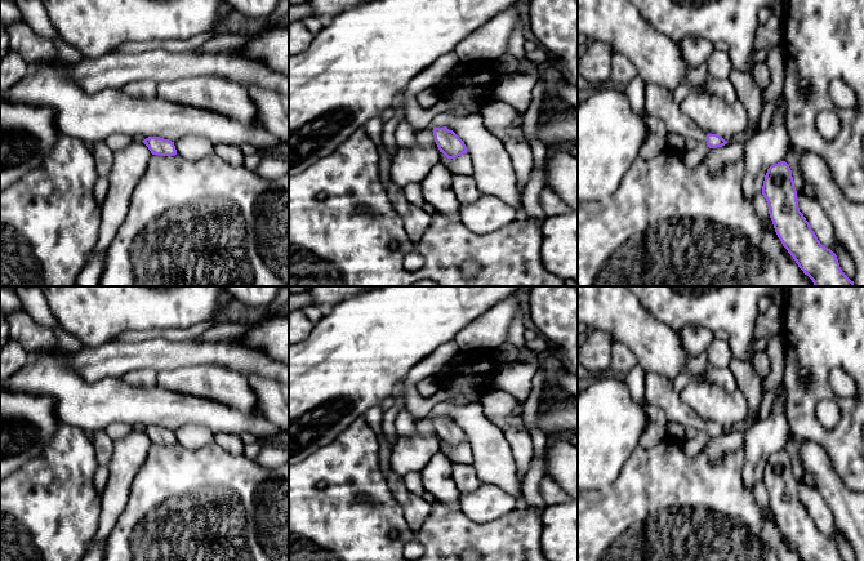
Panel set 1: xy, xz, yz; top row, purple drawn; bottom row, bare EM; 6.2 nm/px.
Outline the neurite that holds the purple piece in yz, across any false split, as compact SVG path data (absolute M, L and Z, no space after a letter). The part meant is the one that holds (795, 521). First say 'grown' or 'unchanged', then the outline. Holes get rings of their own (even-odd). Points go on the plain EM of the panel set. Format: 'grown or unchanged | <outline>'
unchanged | M785 450L767 458L762 484L778 526L803 561L842 561L837 544L820 533L800 500L792 459Z

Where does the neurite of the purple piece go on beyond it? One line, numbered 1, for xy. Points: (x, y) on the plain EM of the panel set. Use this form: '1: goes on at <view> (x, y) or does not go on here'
1: does not go on here

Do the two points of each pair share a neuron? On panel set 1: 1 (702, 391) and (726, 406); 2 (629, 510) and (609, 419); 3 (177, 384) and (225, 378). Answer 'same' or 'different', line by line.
1: same
2: different
3: same

